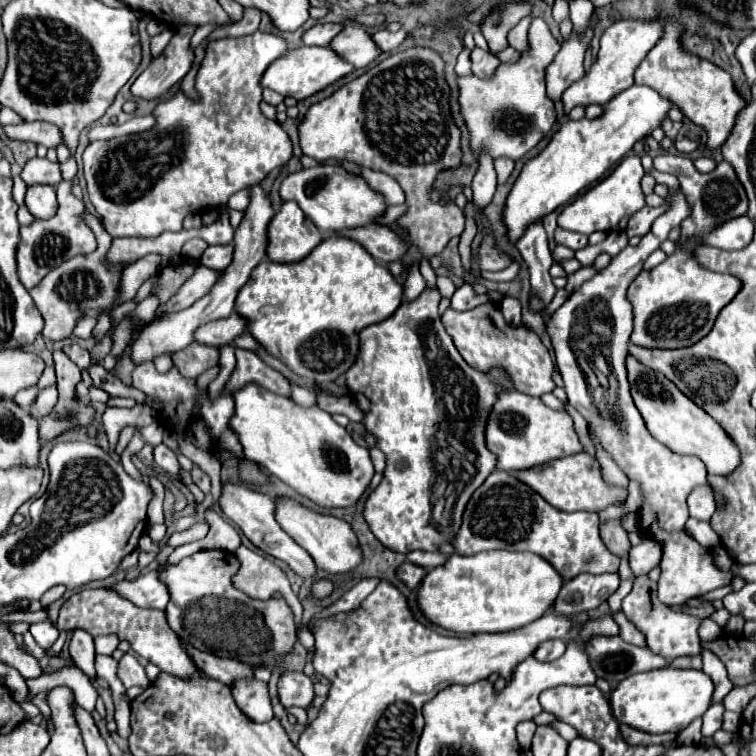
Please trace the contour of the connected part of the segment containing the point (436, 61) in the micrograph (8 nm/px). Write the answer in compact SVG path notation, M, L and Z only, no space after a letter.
M409 48L409 50L405 50L405 52L393 54L393 56L385 58L383 62L371 66L365 74L361 74L359 78L355 78L353 82L341 86L341 88L339 88L335 94L331 94L329 98L325 98L325 100L313 104L313 106L305 112L305 116L299 120L299 126L297 126L297 132L299 132L299 146L301 146L301 150L303 150L305 156L311 156L311 158L315 158L315 160L319 160L319 162L323 162L323 160L349 160L349 162L355 162L355 164L361 164L361 166L367 166L367 168L385 172L385 174L393 176L393 178L401 184L401 188L405 190L405 196L407 196L407 206L409 206L409 210L407 210L407 214L405 214L403 218L399 218L399 224L409 230L413 244L417 244L419 250L421 250L427 258L433 258L435 254L439 254L439 252L447 246L447 242L449 242L453 236L461 236L463 226L465 226L463 212L461 212L453 202L445 202L445 200L443 200L443 204L441 204L441 202L433 204L433 202L427 198L427 196L429 196L429 190L433 188L435 176L437 176L441 170L445 170L445 168L457 168L459 162L461 162L459 128L453 124L453 118L451 118L451 110L449 110L449 86L447 86L447 82L445 82L443 66L445 66L445 64L443 64L443 60L439 58L439 54L433 52L433 50L429 50L429 48Z

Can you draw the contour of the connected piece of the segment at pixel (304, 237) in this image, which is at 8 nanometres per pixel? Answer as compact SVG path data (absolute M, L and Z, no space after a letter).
M285 202L269 224L267 256L275 262L303 260L323 240L317 226L303 218L295 202Z

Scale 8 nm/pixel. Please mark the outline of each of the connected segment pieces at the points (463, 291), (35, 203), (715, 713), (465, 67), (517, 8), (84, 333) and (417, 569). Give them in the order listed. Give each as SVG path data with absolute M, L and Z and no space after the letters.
M465 282L461 288L455 290L455 294L451 296L451 304L449 308L453 310L459 310L459 312L465 312L465 310L471 310L471 308L477 308L481 304L487 304L487 302L494 302L489 296L479 296L475 294L473 290L473 284L471 282Z
M29 186L25 204L35 218L51 218L57 210L57 198L53 186Z
M713 704L711 706L711 710L703 716L705 718L703 720L703 728L701 728L703 736L713 736L721 728L721 724L723 724L723 712L725 712L723 704Z
M463 48L463 52L459 54L455 72L461 74L461 76L469 76L469 74L473 74L473 72L471 72L471 58L469 58L469 50L467 50L467 48Z
M527 2L501 4L489 18L485 18L481 30L489 44L489 50L499 52L507 48L507 32L529 12L531 12L531 6Z
M79 318L73 334L75 334L77 338L89 338L91 332L93 332L93 328L95 328L95 324L97 324L95 318Z
M405 562L403 566L399 566L399 578L409 586L409 588L419 588L421 586L421 580L425 578L427 570L421 568L421 566L415 566L411 562Z

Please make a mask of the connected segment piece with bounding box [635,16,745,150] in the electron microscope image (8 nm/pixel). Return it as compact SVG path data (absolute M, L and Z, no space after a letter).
M669 16L663 38L649 50L645 60L635 70L635 84L655 88L663 98L671 100L691 122L703 126L709 136L705 146L713 150L723 146L723 142L727 140L739 110L745 106L745 100L737 94L733 80L725 70L683 48L681 34L683 24L679 22L679 18Z

